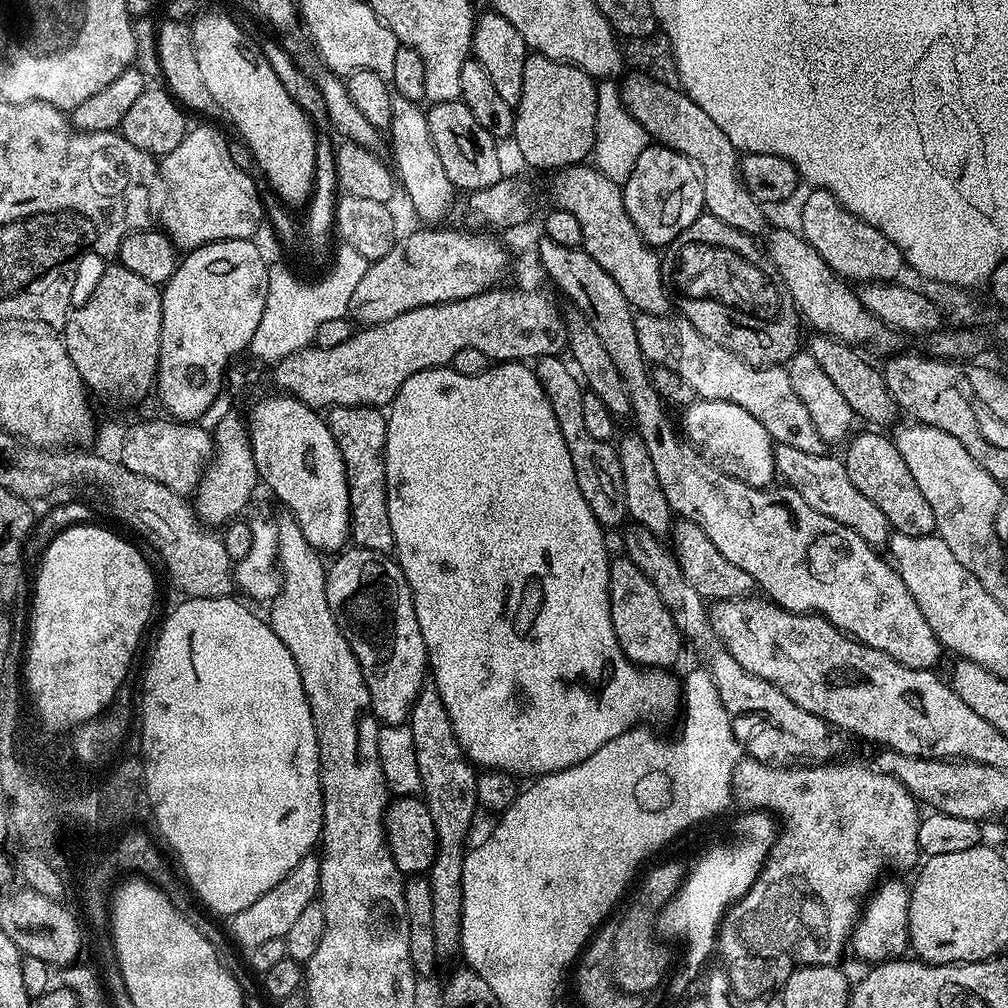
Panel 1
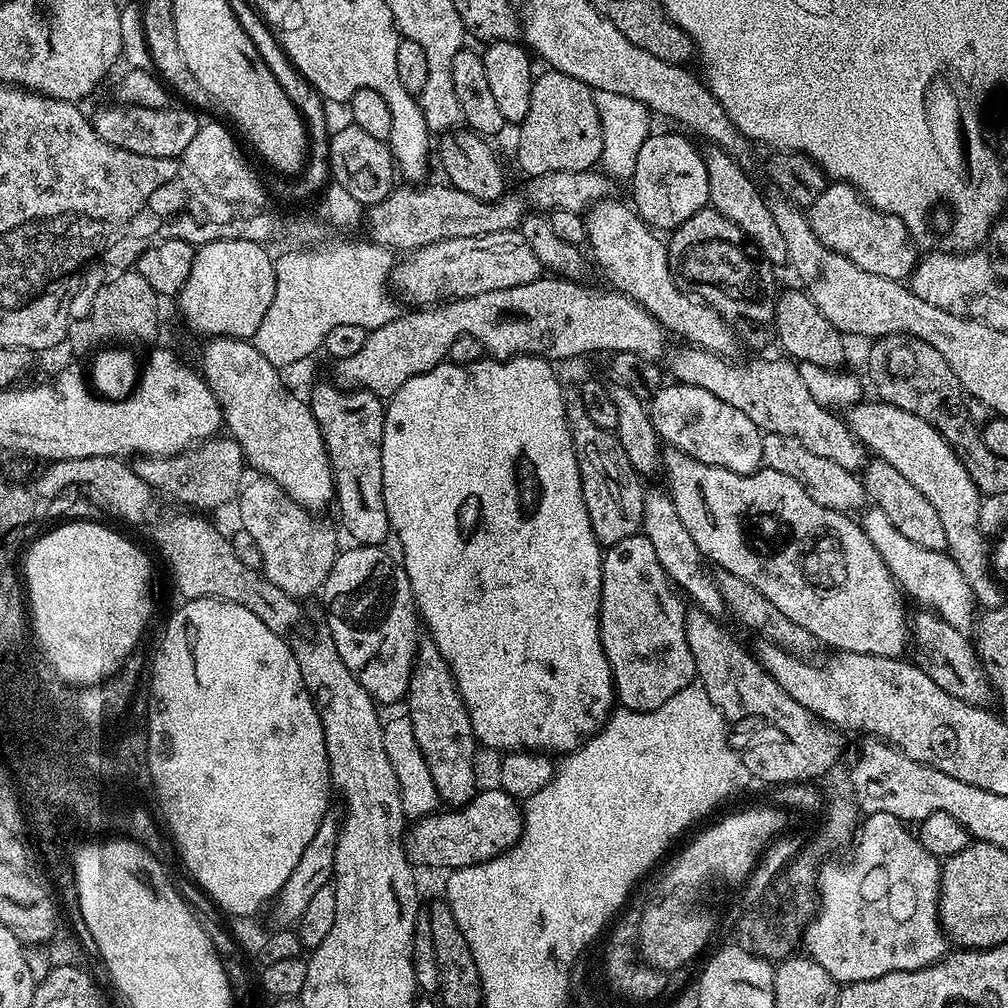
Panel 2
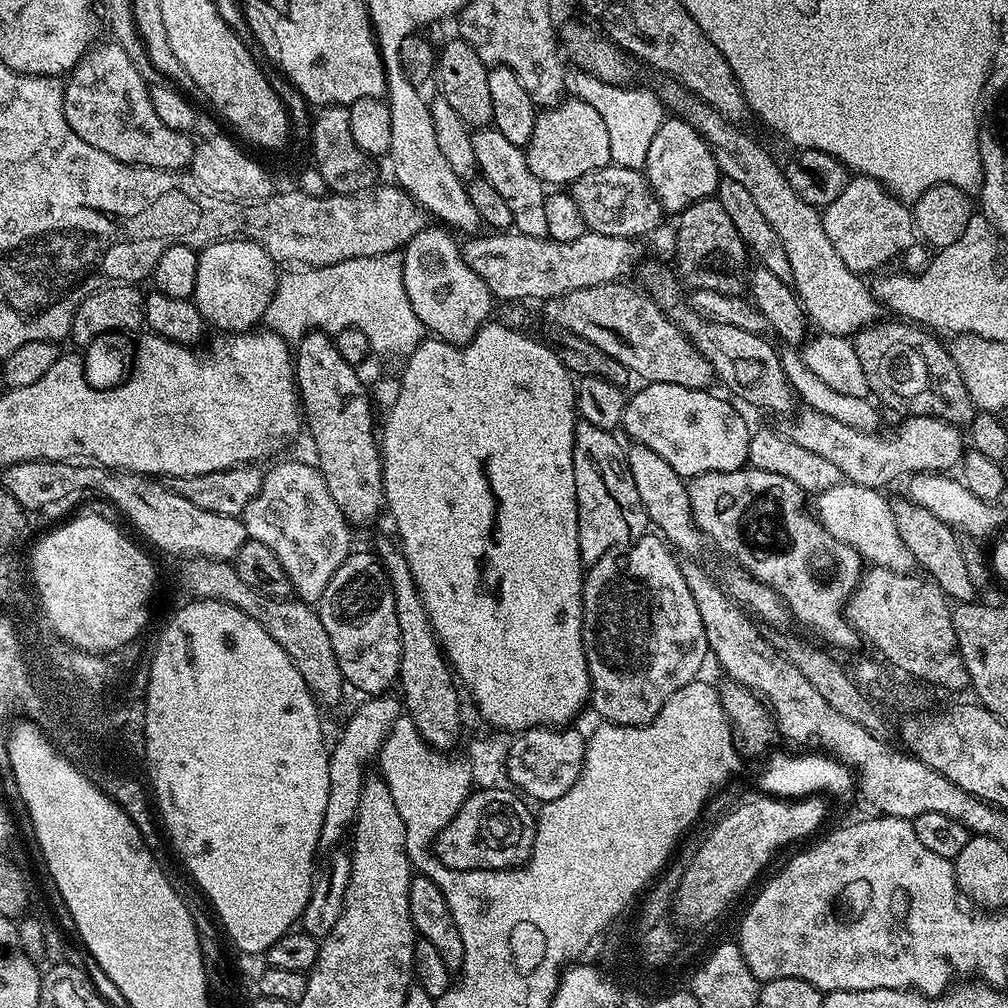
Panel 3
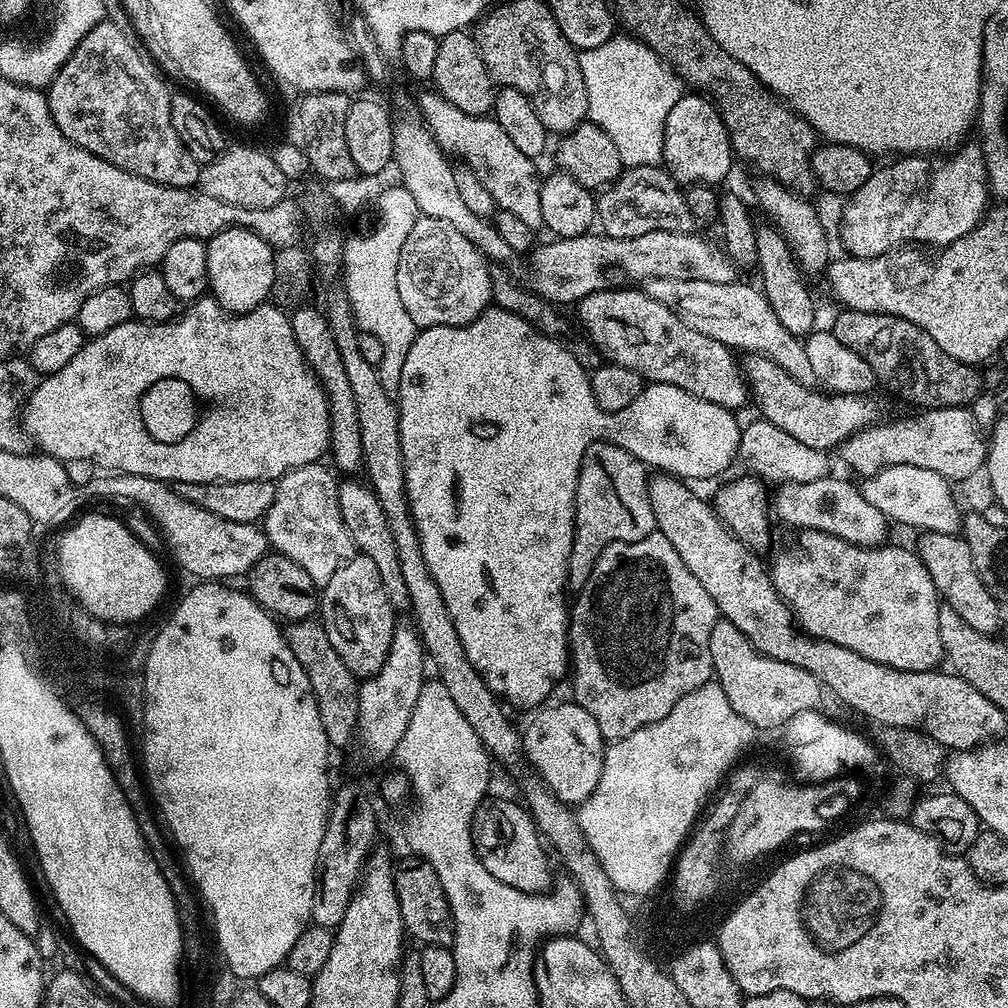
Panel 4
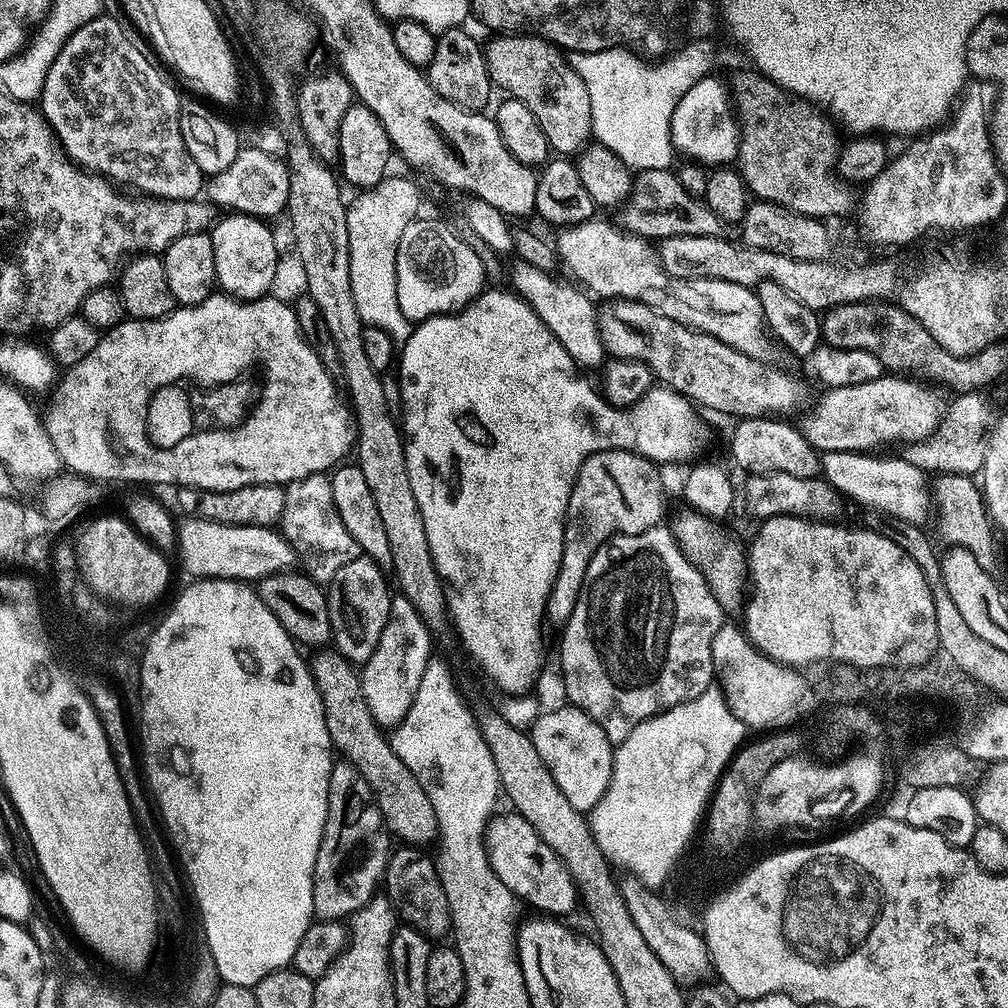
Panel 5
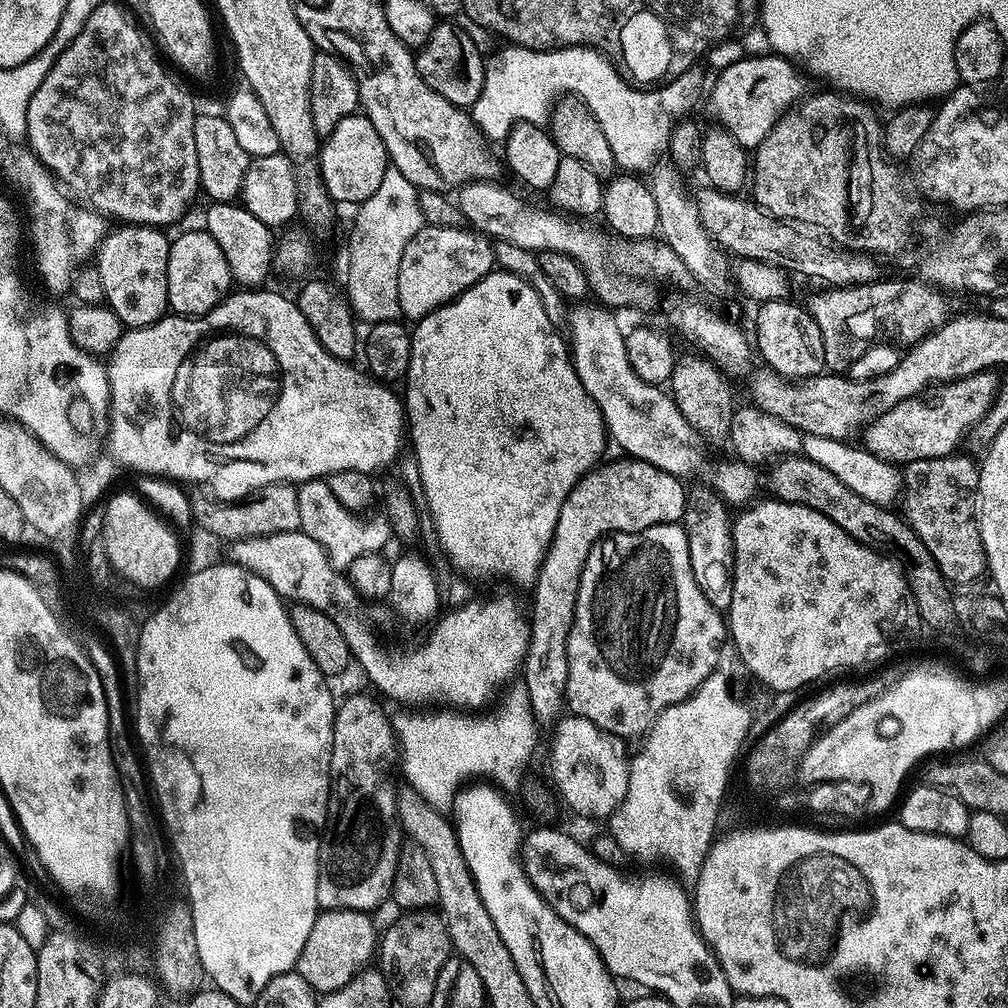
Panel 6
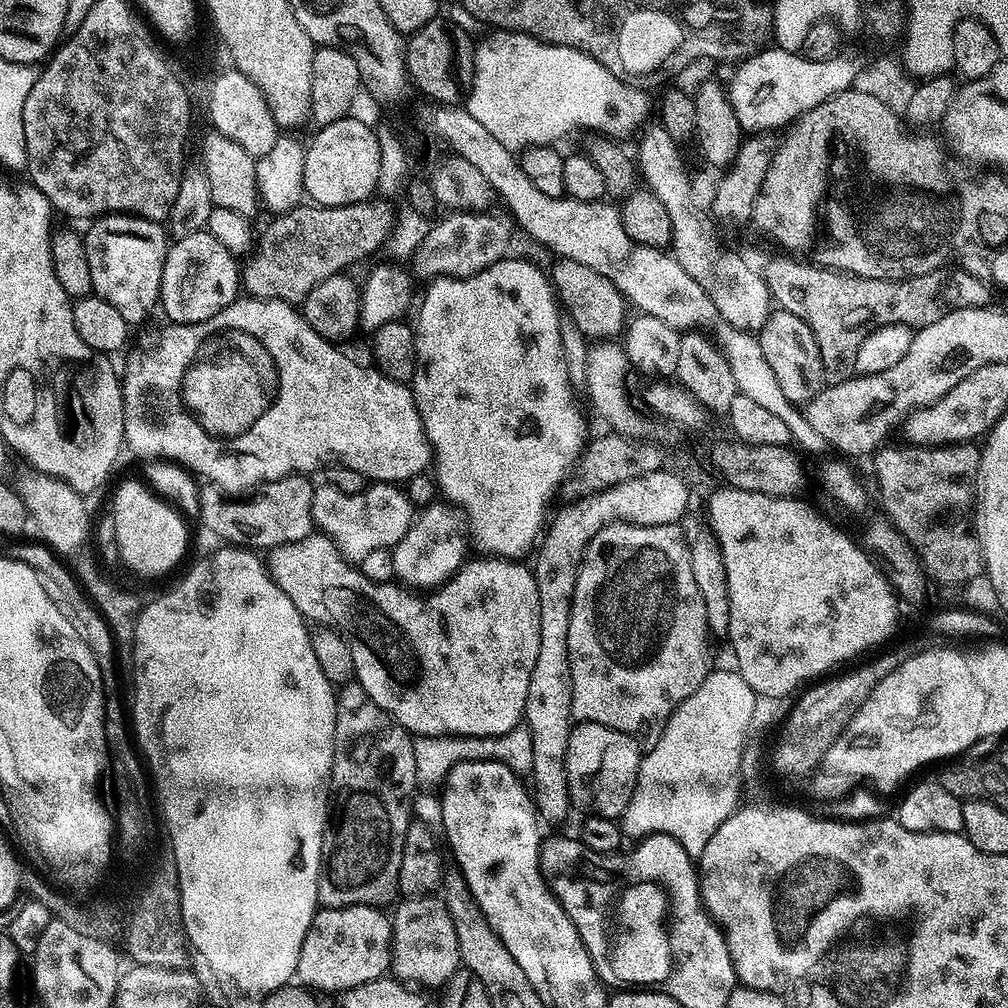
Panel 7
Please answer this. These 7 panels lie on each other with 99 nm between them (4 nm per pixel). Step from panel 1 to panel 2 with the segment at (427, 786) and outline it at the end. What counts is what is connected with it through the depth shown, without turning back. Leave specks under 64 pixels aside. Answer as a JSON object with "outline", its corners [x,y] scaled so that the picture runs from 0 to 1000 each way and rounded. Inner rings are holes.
{"outline":[[[428,633],[418,634],[414,638],[403,691],[404,698],[403,709],[411,724],[411,736],[415,736],[415,744],[419,744],[419,752],[423,752],[423,760],[427,764],[428,785],[434,786],[444,800],[459,800],[466,797],[474,785],[474,735],[444,655],[438,653],[435,641]]]}

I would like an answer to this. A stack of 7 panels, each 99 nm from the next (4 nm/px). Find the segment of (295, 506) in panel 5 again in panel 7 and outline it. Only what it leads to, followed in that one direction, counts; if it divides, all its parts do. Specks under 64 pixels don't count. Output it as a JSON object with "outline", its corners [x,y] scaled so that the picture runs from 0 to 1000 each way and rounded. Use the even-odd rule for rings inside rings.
{"outline":[[[369,478],[359,488],[340,488],[327,479],[314,479],[310,485],[310,519],[316,531],[327,534],[346,558],[356,558],[371,546],[389,544],[410,518],[411,507],[400,483]]]}

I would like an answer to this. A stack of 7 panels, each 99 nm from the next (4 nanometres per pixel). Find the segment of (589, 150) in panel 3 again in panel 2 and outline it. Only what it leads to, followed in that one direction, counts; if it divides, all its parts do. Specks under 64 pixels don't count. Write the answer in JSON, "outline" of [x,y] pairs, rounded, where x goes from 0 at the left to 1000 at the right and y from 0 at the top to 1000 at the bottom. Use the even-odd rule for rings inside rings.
{"outline":[[[541,69],[533,74],[526,89],[526,109],[522,109],[522,117],[514,125],[516,136],[512,139],[512,163],[527,177],[557,171],[558,169],[587,169],[594,164],[597,153],[597,121],[593,117],[593,105],[588,88],[582,87],[573,77],[565,77],[565,73]]]}

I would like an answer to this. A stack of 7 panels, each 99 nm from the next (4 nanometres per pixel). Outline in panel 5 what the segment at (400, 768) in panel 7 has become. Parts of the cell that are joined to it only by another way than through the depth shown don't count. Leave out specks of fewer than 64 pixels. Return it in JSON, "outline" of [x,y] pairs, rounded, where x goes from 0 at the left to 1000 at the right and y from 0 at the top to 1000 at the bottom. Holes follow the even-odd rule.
{"outline":[[[333,756],[327,768],[325,807],[310,868],[310,907],[313,913],[340,914],[374,888],[391,833],[381,818],[371,788],[350,758]]]}

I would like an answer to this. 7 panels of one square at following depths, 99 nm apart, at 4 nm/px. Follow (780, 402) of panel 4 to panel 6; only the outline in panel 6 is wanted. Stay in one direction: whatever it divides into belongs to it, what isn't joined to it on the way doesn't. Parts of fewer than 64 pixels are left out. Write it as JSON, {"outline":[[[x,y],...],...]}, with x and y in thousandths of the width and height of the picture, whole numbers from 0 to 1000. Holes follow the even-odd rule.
{"outline":[[[984,367],[922,384],[916,391],[903,393],[862,417],[855,442],[863,450],[890,462],[915,454],[945,451],[965,423],[982,407],[989,384],[990,373]]]}

